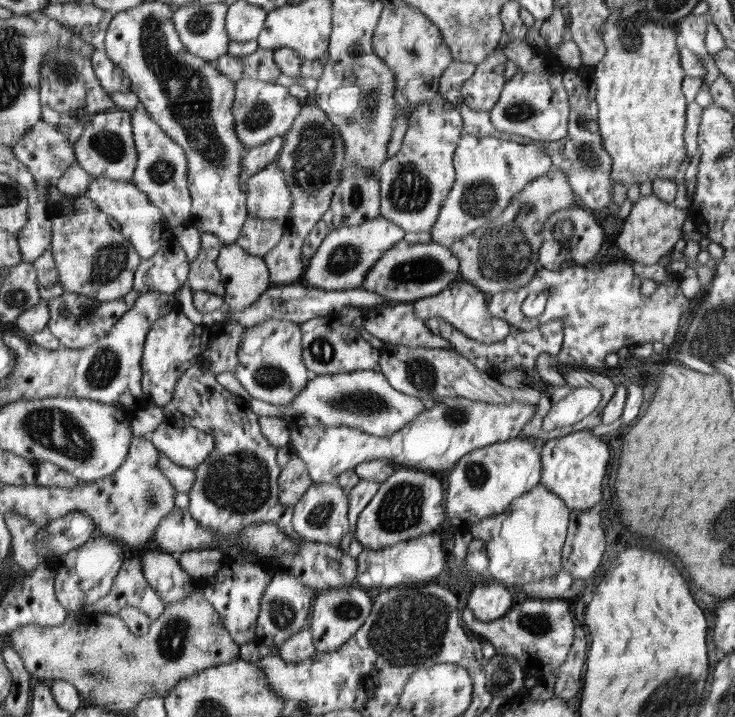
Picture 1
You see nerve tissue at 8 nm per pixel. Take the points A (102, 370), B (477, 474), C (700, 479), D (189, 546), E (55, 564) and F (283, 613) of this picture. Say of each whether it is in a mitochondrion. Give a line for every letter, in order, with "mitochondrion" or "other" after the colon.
A: mitochondrion
B: mitochondrion
C: other
D: other
E: other
F: mitochondrion

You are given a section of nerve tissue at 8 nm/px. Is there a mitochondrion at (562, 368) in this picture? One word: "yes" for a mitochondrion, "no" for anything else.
no

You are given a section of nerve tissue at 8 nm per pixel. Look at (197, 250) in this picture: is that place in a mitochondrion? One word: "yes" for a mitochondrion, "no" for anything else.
no

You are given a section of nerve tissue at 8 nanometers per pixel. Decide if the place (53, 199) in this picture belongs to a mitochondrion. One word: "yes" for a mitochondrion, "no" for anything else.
no

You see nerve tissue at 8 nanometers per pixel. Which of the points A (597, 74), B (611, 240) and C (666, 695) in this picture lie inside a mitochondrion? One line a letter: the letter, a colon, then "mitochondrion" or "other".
A: other
B: other
C: mitochondrion

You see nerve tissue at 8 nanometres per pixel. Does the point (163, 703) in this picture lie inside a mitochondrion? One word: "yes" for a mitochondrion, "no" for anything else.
no

